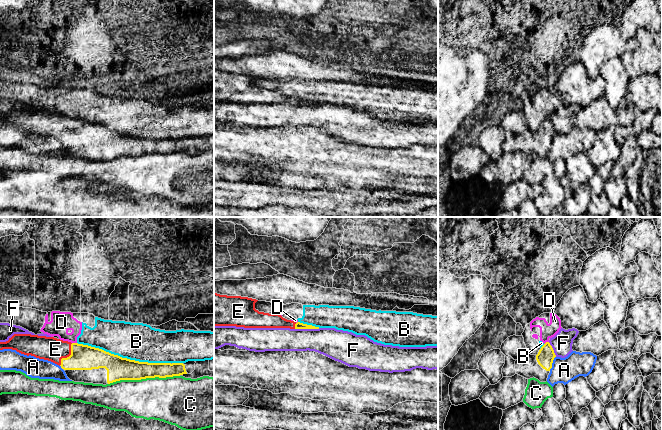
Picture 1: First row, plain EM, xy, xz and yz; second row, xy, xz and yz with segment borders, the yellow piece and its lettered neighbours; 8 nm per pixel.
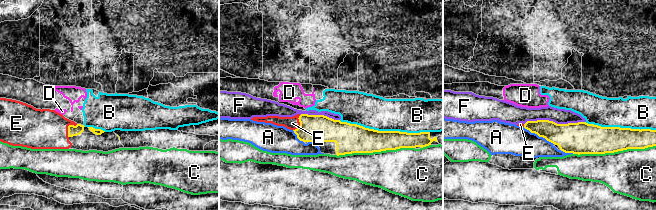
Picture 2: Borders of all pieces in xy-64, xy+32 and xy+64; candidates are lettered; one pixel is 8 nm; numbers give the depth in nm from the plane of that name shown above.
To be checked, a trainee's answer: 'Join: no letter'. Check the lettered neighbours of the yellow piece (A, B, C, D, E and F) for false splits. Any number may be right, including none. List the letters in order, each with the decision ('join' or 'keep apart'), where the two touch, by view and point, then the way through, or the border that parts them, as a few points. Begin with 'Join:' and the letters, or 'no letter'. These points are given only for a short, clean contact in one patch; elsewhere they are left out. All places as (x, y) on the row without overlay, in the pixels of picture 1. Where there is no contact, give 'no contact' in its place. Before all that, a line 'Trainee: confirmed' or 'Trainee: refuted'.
Trainee: refuted
Join: E
A: keep apart; meets yellow in yz at (552, 138)
B: keep apart; meets yellow in xy at (124, 134)
C: keep apart; meets yellow in xy at (143, 154)
D: keep apart; meets yellow in xy at (74, 119); border along xy (72, 118), (76, 119)
E: join; meets yellow in xy at (69, 132); runs through xy (83, 133), (69, 132), (52, 125)
F: keep apart; meets yellow in xz at (307, 104)

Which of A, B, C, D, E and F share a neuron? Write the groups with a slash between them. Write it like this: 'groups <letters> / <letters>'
groups A / B D / C / E / F

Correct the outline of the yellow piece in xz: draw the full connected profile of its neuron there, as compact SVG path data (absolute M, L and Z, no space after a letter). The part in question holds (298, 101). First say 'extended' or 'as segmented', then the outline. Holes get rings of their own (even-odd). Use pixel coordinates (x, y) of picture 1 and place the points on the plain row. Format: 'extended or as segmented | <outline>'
extended | M214 69L214 102L319 105L312 101L287 96L279 90L259 88L255 85L257 77L248 73Z

